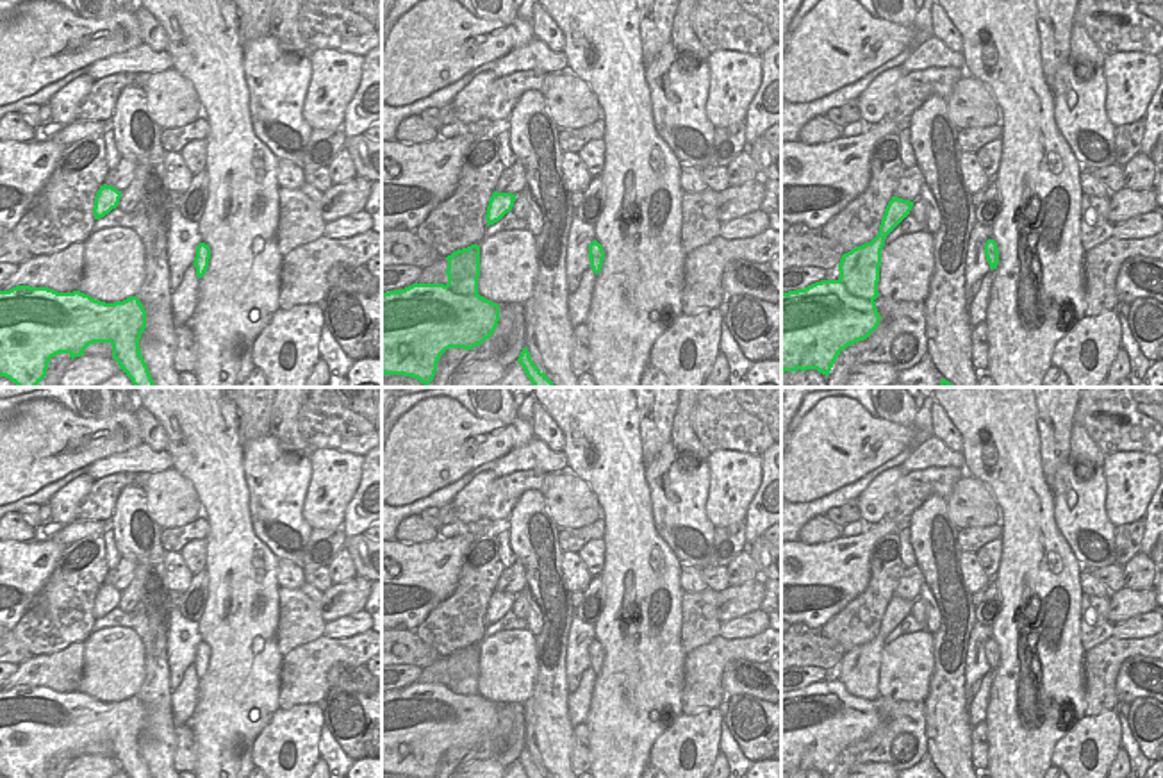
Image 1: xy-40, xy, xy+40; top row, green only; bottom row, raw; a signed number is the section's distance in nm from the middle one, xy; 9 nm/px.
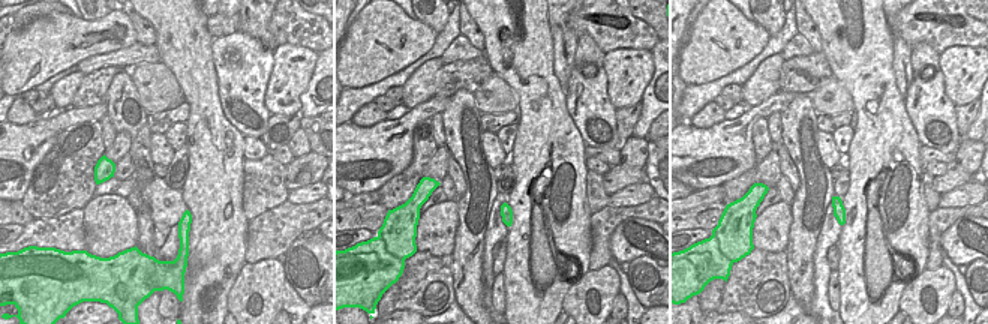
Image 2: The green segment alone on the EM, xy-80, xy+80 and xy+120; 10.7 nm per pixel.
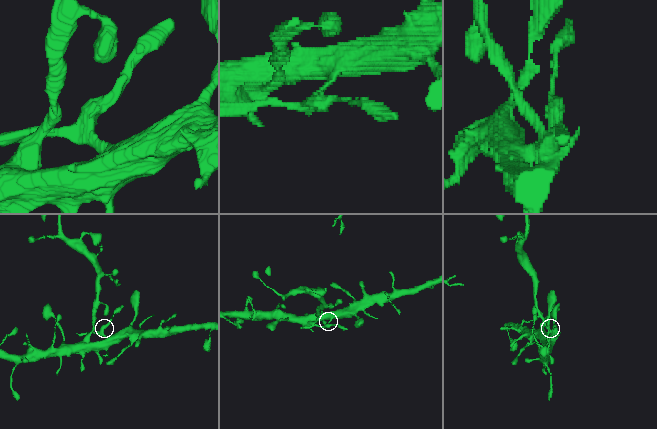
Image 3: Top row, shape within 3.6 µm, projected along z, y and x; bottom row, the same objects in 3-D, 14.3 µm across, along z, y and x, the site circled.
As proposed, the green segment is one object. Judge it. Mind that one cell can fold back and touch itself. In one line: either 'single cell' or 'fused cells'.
fused cells

